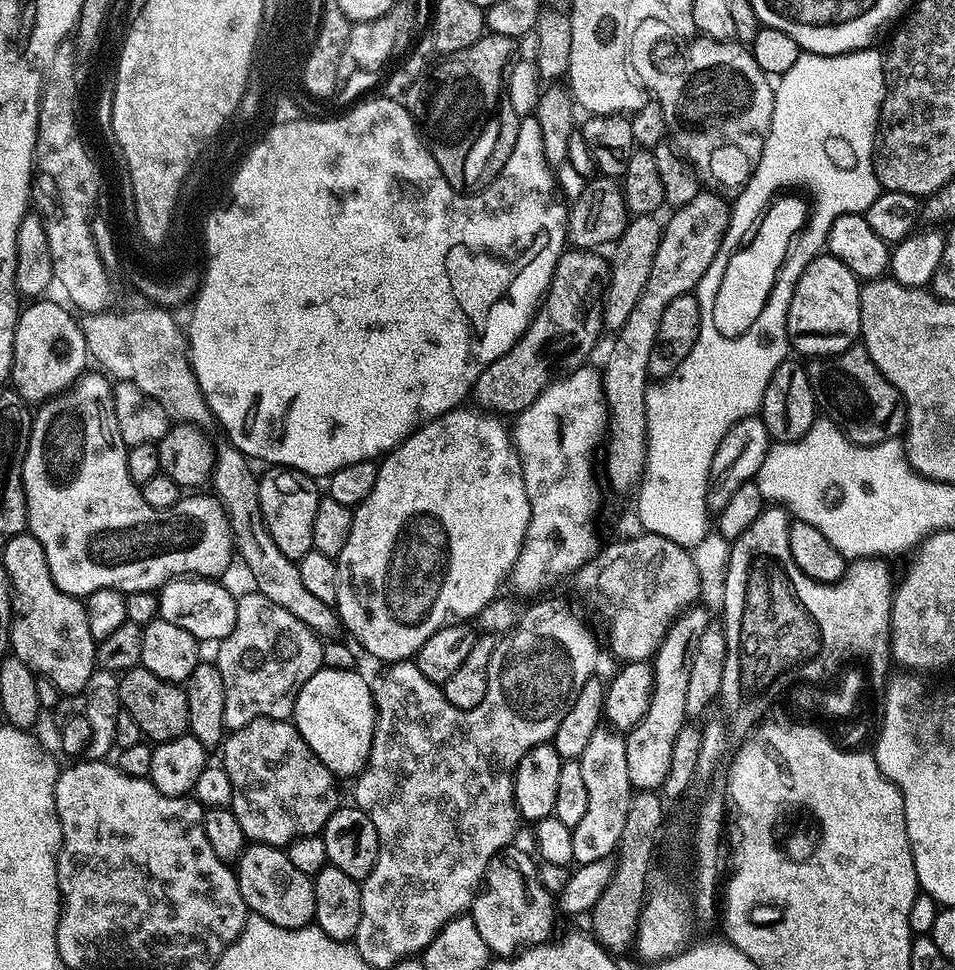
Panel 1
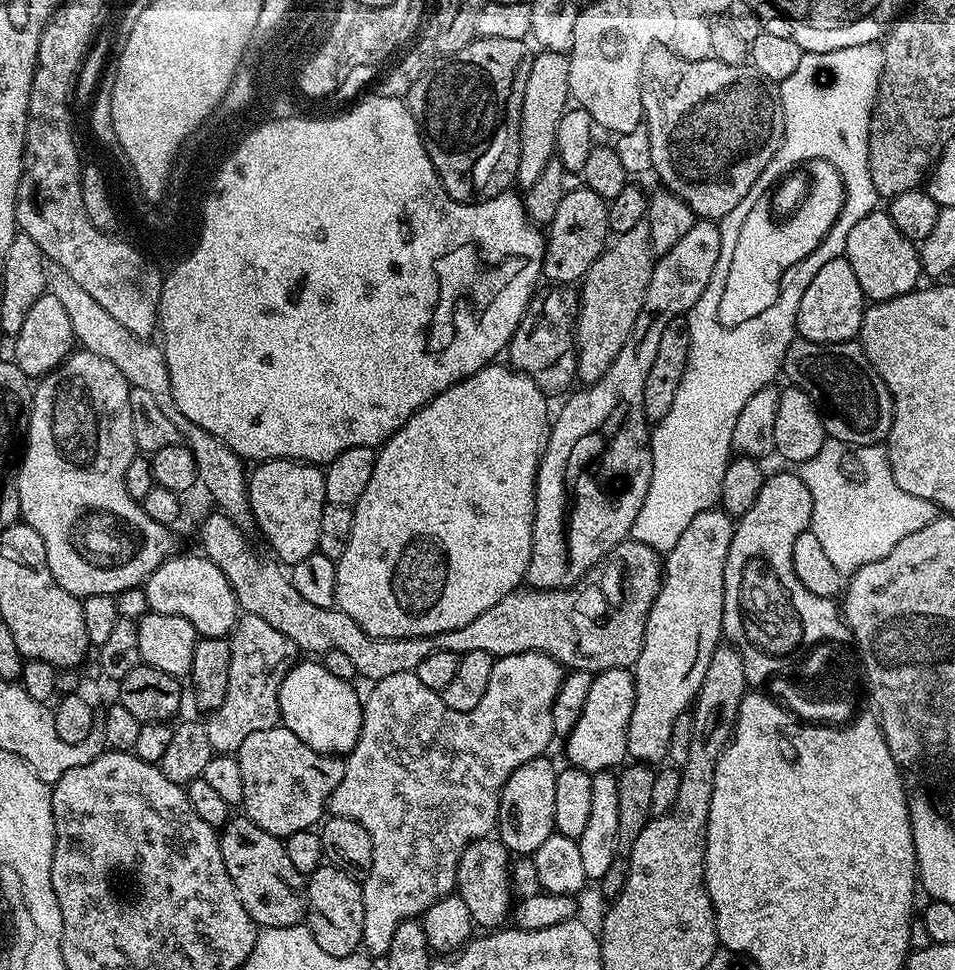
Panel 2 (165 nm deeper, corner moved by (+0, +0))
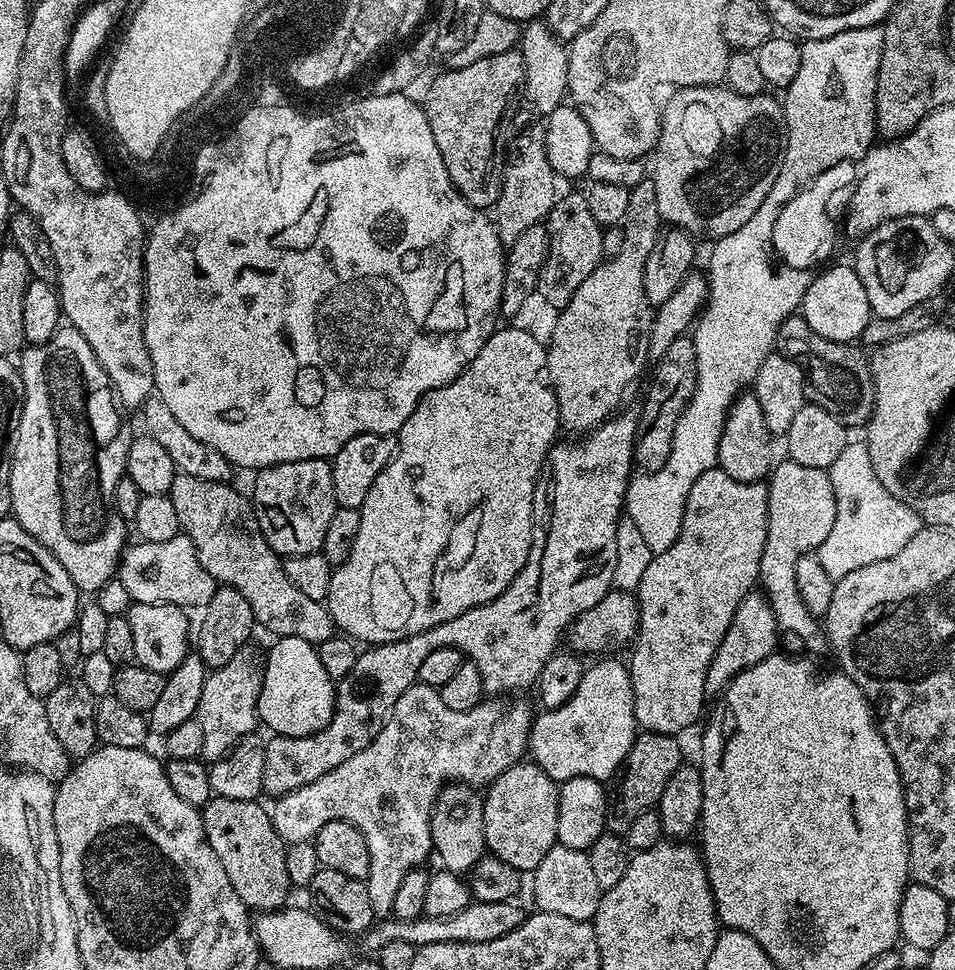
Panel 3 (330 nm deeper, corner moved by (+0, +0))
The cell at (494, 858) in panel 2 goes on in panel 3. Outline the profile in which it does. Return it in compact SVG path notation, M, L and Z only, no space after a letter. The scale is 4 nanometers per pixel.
M449 782L440 789L430 818L432 846L440 855L443 871L468 874L486 855L484 843L484 798L473 785Z

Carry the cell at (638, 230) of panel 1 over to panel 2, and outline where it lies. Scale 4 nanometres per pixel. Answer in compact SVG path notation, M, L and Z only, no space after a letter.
M647 219L638 222L634 230L619 233L605 247L604 252L590 266L578 288L580 312L576 315L576 375L585 385L595 382L610 370L618 350L626 346L638 310L646 298L646 286L650 286L650 274L654 253L650 242Z

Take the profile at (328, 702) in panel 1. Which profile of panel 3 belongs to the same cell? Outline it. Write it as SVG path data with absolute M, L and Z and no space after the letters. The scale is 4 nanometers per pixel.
M282 636L264 662L264 681L258 698L258 720L277 736L309 736L332 721L336 709L336 684L318 659L316 645L302 638Z

